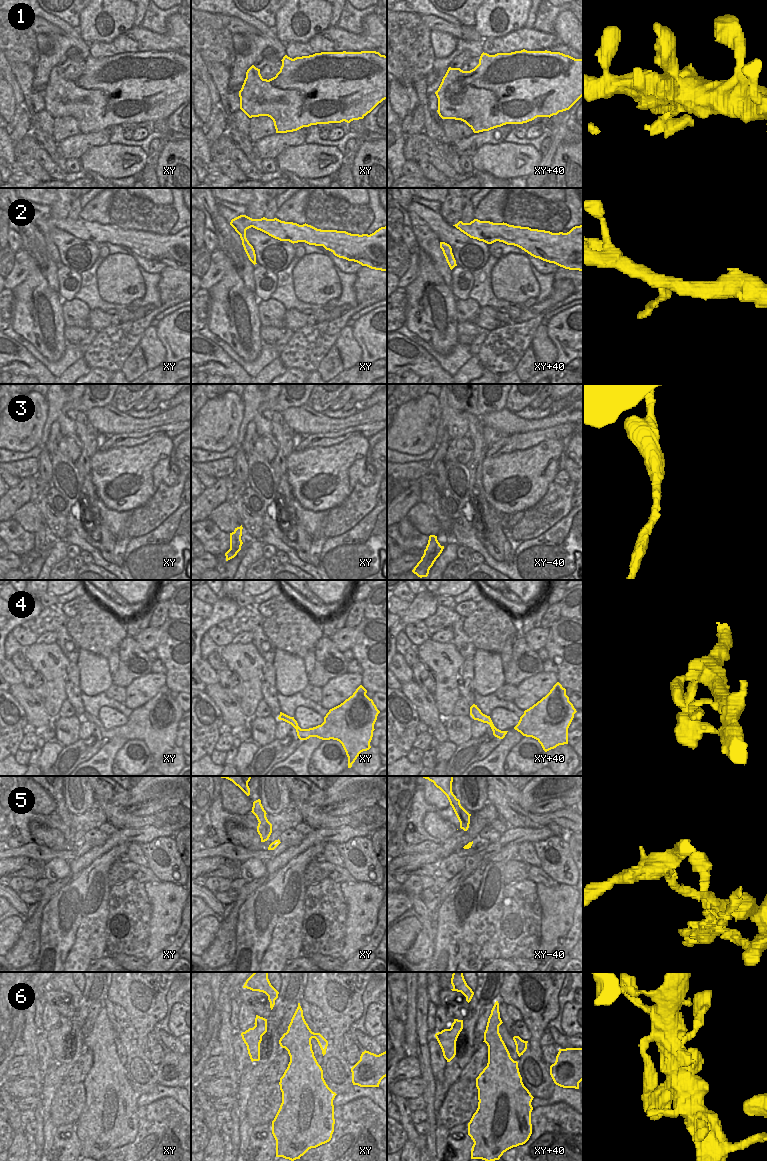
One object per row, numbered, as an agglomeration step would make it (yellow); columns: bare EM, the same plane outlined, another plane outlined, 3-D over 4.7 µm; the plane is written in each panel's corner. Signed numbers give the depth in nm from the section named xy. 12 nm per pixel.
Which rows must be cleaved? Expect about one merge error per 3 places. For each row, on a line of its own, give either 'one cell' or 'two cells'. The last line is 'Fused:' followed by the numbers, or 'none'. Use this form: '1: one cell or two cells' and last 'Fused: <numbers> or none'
1: one cell
2: two cells
3: one cell
4: one cell
5: two cells
6: one cell
Fused: 2, 5

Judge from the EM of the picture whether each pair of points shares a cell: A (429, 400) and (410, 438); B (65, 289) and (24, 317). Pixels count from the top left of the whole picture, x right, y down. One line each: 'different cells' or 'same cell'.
A: same cell
B: different cells

